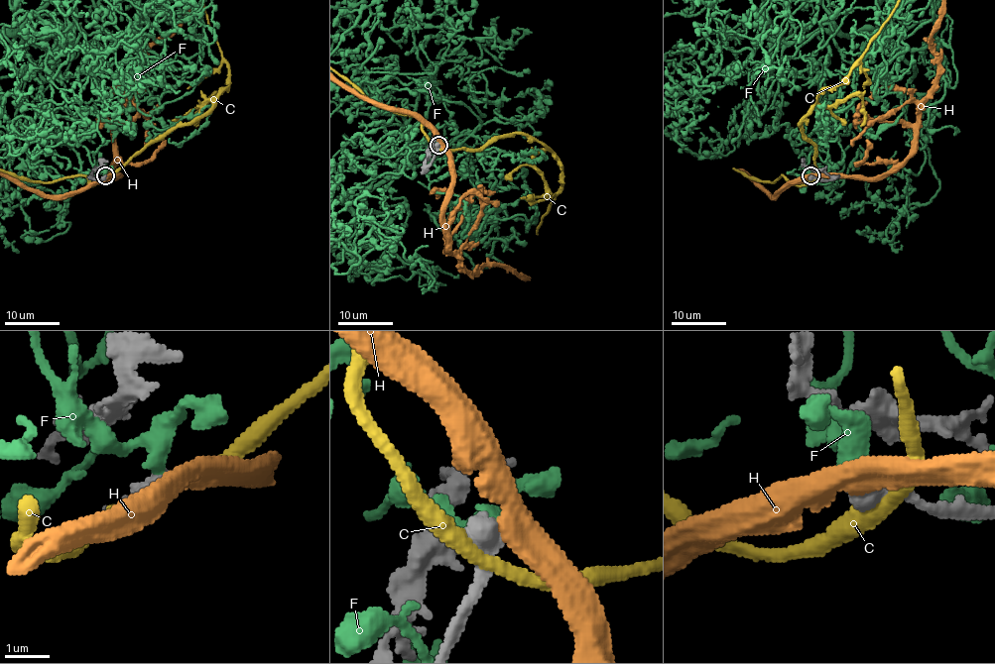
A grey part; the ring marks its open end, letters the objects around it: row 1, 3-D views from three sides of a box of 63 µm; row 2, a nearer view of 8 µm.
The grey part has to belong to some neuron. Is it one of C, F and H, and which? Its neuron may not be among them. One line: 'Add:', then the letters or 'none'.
Add: none

